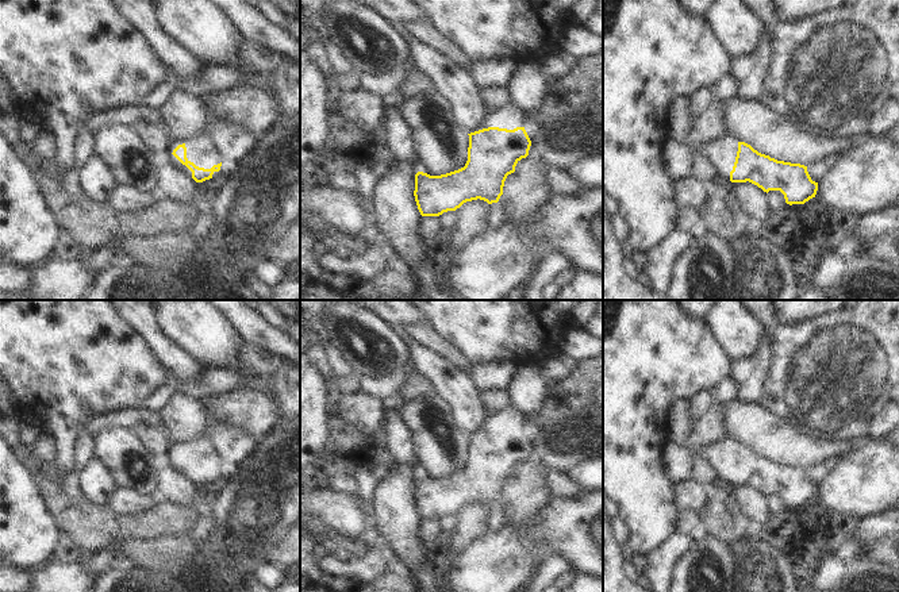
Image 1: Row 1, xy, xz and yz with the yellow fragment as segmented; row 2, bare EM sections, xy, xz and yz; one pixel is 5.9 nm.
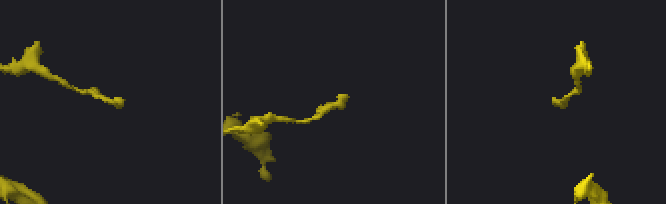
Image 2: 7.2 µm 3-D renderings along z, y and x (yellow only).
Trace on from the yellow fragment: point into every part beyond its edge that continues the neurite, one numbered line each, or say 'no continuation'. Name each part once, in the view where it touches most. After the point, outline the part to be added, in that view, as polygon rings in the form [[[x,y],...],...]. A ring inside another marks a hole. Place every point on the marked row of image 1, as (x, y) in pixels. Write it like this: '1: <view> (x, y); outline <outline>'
1: xy (200, 150); outline [[[196,137],[185,143],[187,158],[199,168],[211,169],[220,164],[220,155],[212,141],[207,137]]]

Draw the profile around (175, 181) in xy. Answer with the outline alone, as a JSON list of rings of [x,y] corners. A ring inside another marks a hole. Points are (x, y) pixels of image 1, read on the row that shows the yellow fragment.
[[[172,153],[157,169],[157,192],[172,201],[184,203],[189,200],[197,189],[197,182],[192,178],[192,172],[183,165]]]

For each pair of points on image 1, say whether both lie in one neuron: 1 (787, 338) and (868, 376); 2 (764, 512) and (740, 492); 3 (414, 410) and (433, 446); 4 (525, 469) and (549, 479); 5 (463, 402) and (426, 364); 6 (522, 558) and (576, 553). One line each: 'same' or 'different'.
1: same
2: same
3: same
4: different
5: same
6: same

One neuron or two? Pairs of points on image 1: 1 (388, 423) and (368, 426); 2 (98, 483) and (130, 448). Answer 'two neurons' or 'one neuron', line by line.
1: two neurons
2: two neurons

